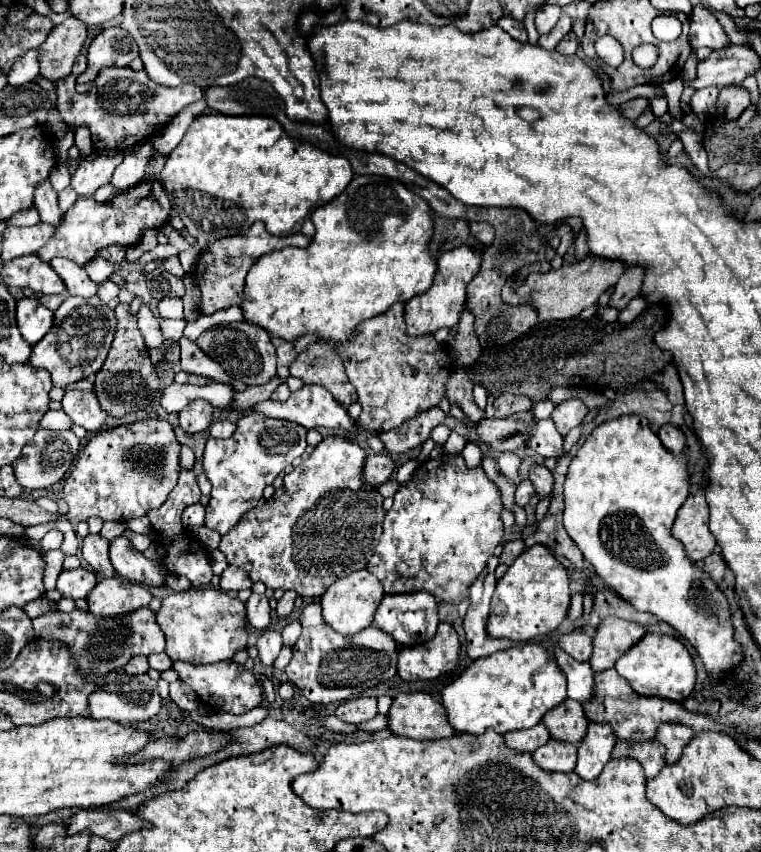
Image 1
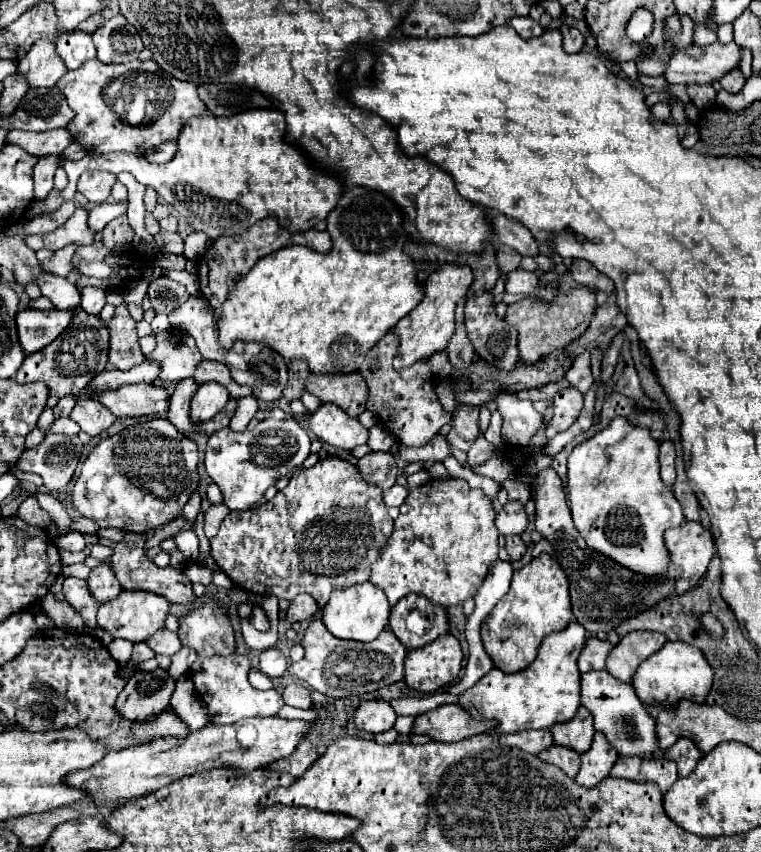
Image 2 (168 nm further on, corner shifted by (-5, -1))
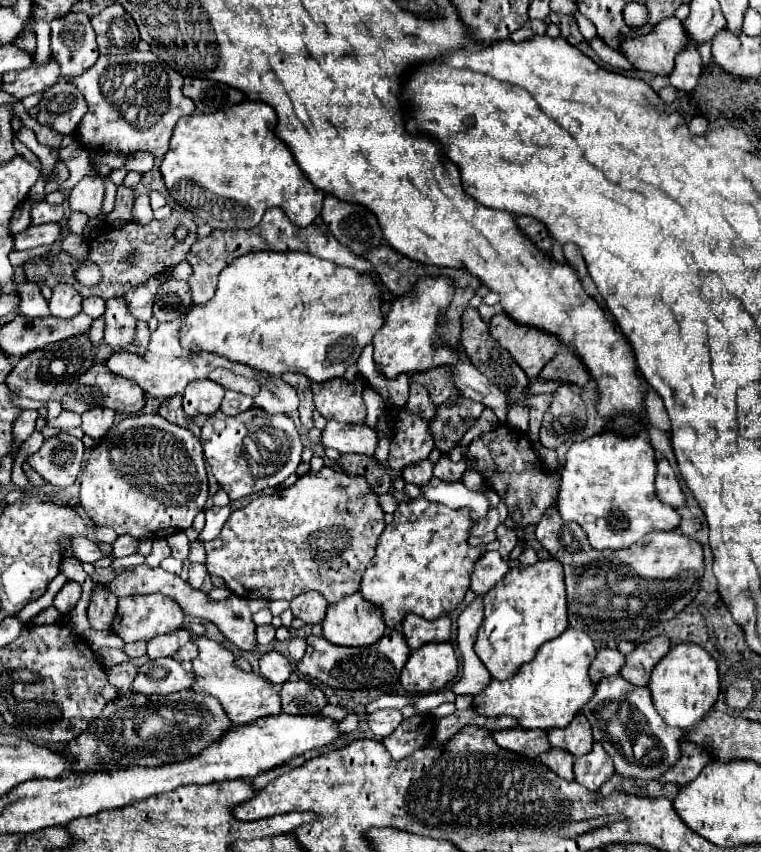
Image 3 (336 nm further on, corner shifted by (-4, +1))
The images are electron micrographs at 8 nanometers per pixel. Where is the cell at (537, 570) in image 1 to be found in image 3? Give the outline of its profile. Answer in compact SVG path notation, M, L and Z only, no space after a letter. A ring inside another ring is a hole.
M539 560L533 566L515 566L485 594L485 620L477 632L475 654L493 680L507 680L535 656L541 644L561 636L567 626L561 562Z

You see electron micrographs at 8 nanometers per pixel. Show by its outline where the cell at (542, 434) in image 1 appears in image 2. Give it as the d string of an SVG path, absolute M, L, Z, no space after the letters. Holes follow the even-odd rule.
M498 394L494 400L504 418L502 438L512 446L524 446L542 428L544 418L534 410L530 400L520 400L516 394Z

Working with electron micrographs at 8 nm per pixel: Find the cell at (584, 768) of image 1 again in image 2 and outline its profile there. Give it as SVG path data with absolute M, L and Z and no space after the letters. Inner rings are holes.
M596 732L590 750L582 754L582 766L576 774L576 782L584 788L594 788L610 774L610 768L614 766L616 758L618 752L610 746L606 736L602 736L602 732Z

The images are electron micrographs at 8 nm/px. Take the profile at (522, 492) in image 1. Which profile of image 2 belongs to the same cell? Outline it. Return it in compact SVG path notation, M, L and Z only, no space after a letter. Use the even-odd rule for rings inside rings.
M520 500L508 502L502 512L496 516L496 528L500 530L502 536L514 536L522 534L528 526L528 514L524 510L524 504Z

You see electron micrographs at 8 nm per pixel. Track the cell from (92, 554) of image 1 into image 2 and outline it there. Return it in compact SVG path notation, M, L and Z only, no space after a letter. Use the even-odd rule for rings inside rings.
M102 562L100 566L92 568L90 570L90 576L88 576L88 586L90 586L90 592L92 596L98 600L98 602L106 602L106 600L112 600L114 596L118 596L122 592L122 586L118 584L112 568L108 562Z

